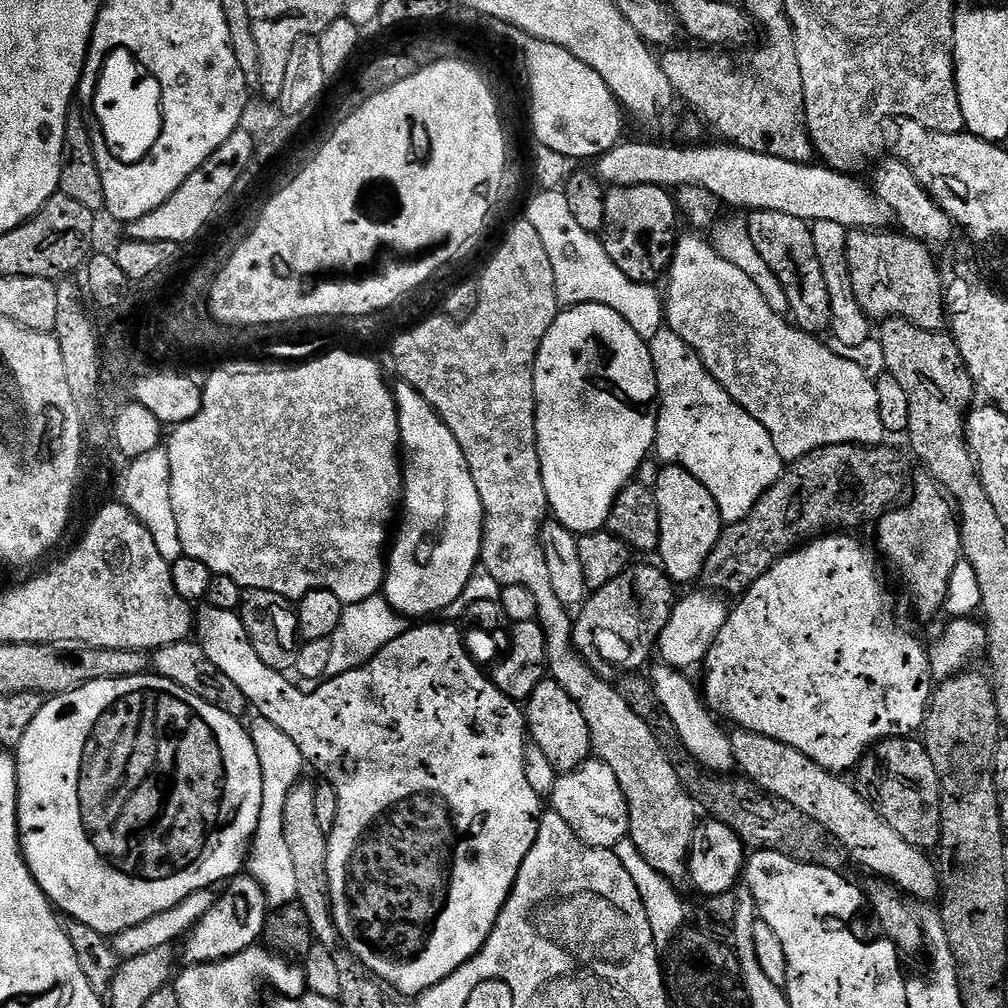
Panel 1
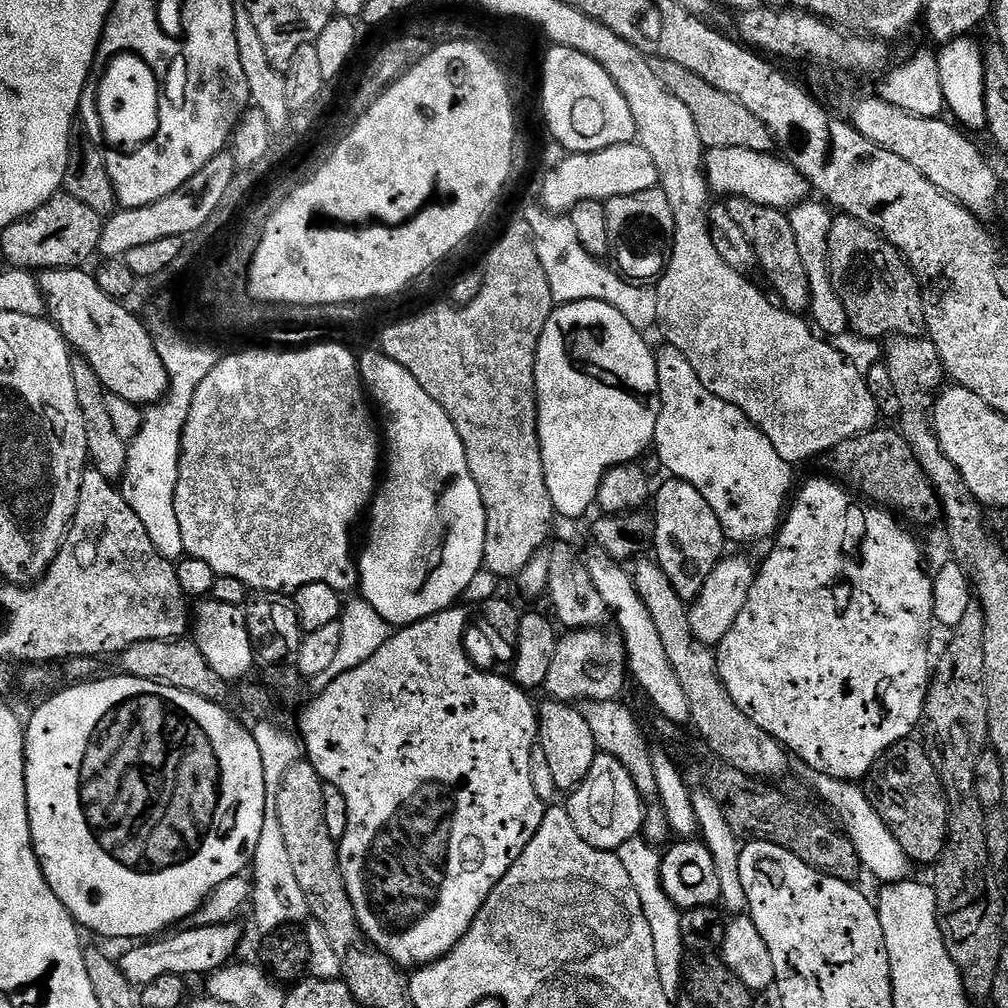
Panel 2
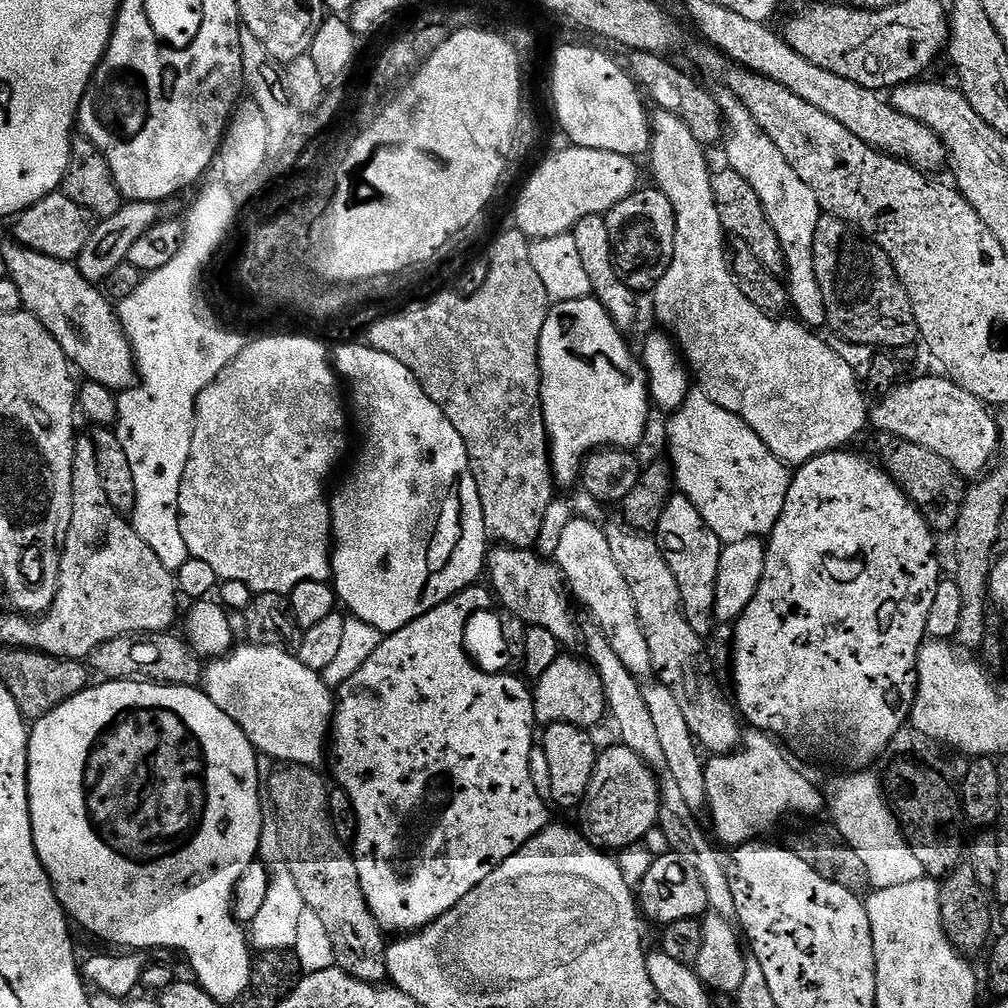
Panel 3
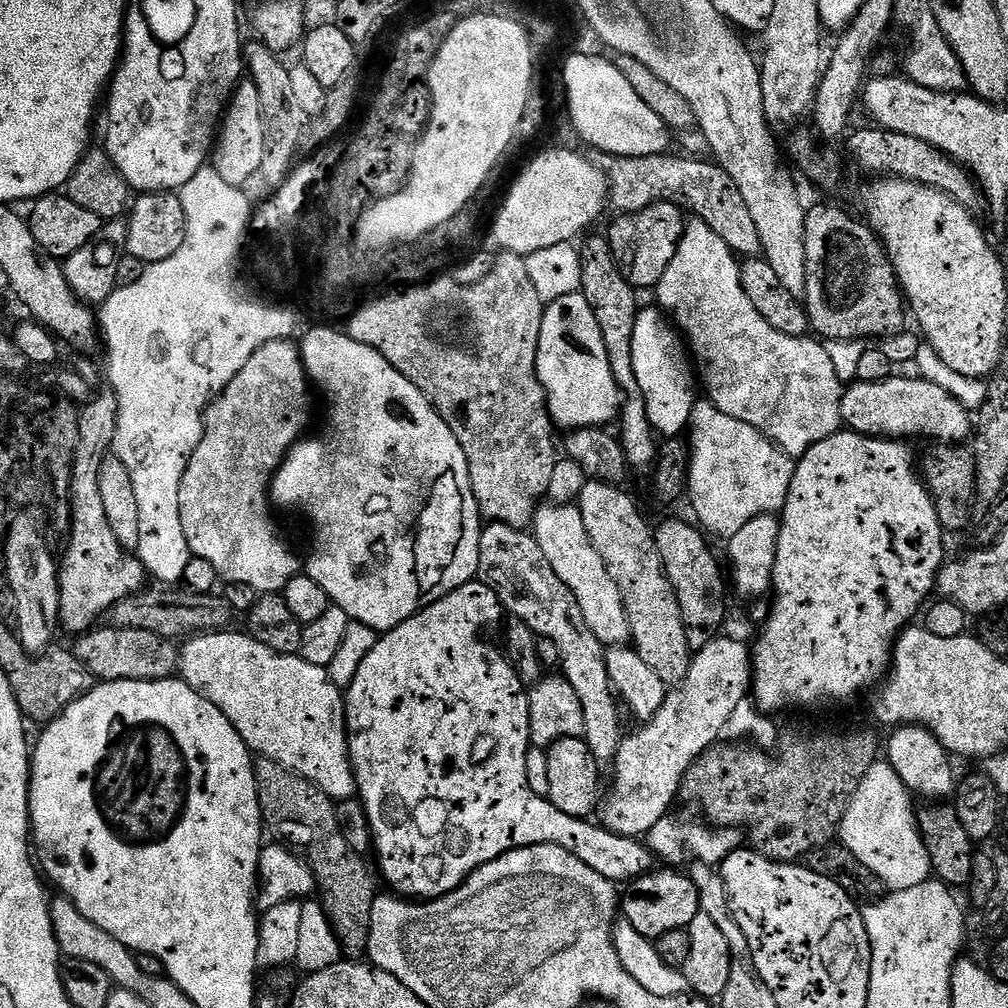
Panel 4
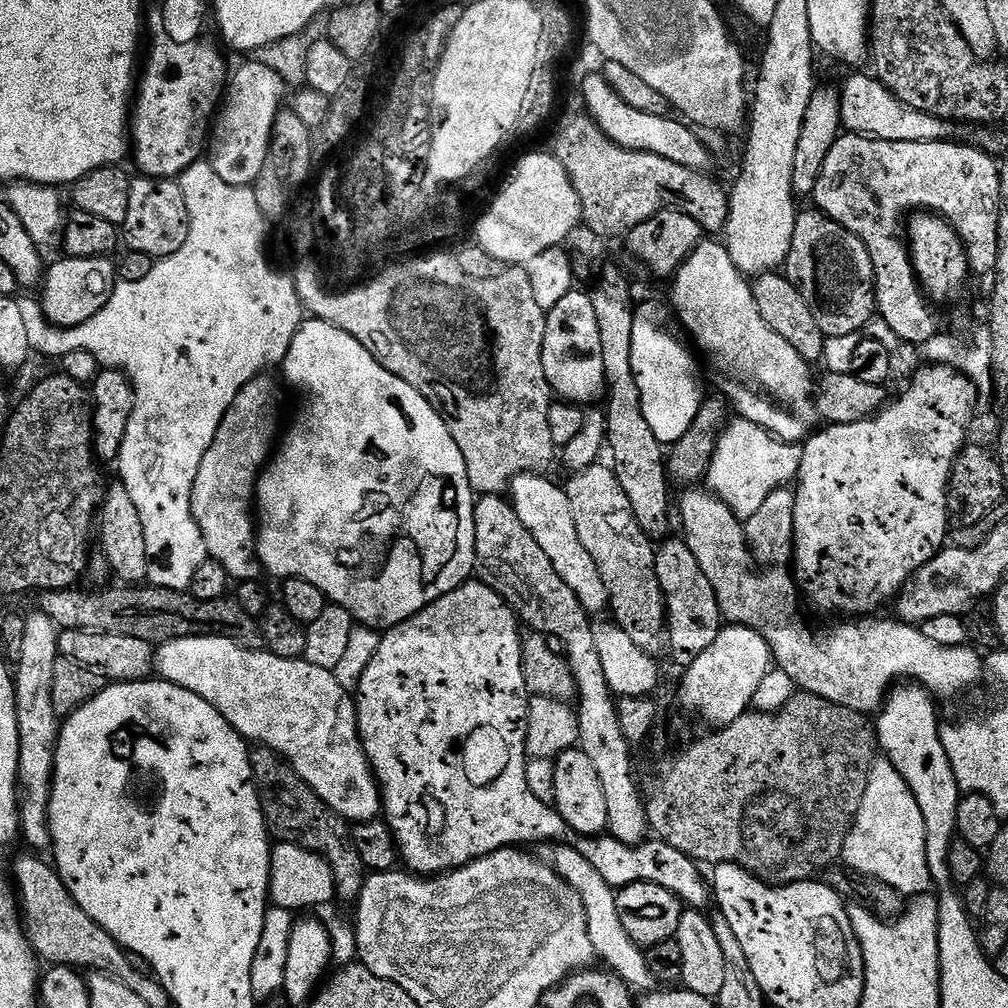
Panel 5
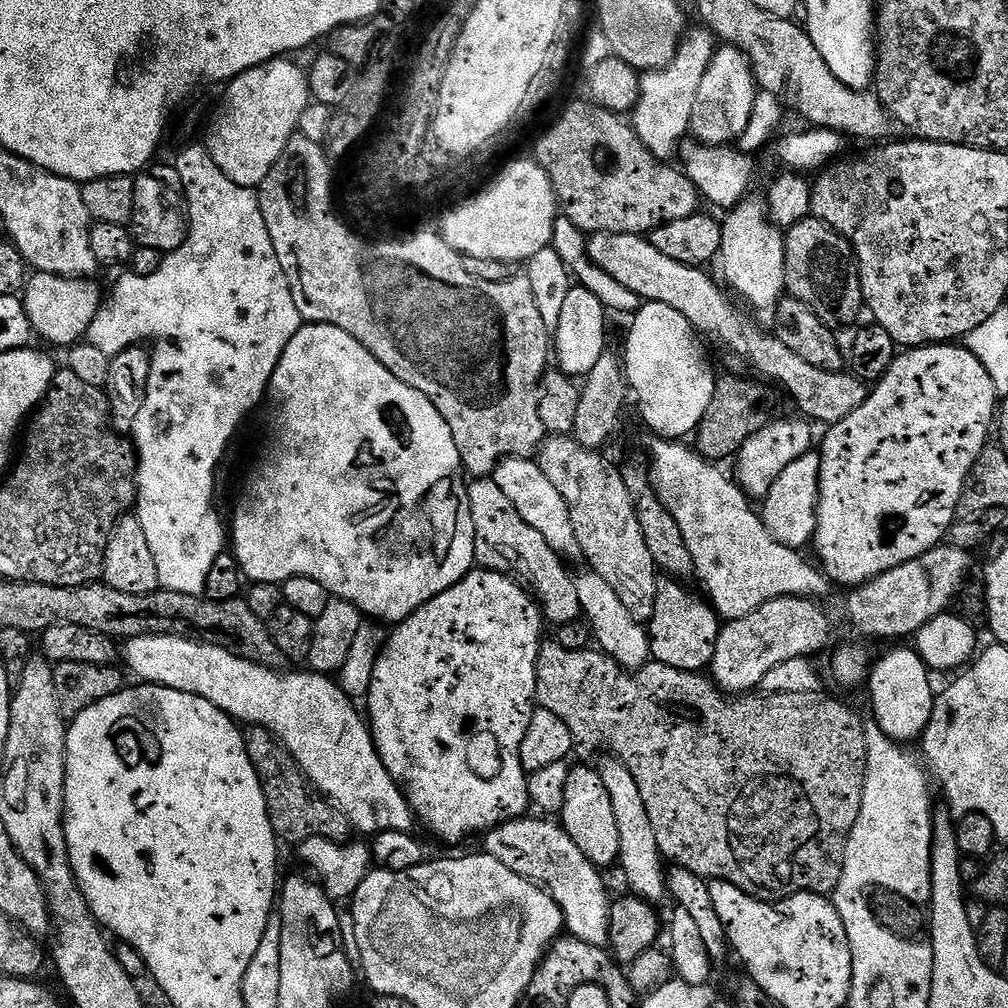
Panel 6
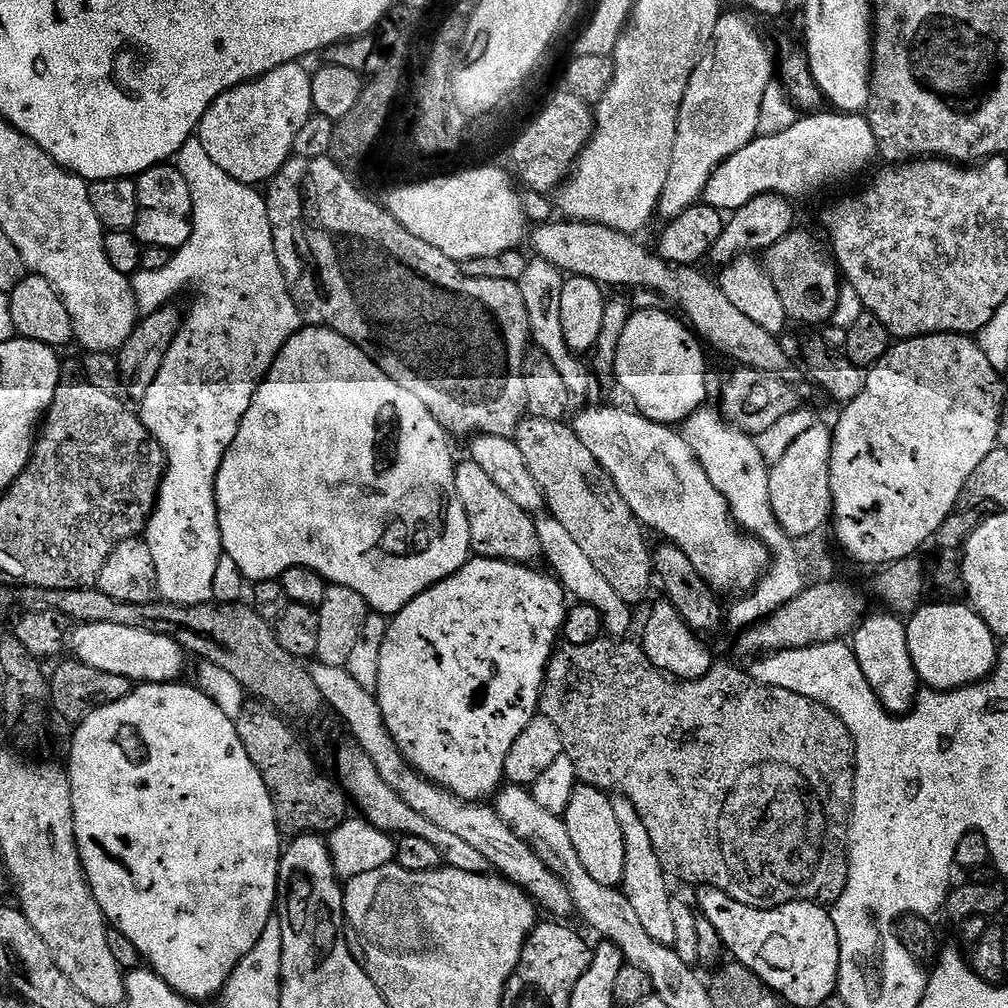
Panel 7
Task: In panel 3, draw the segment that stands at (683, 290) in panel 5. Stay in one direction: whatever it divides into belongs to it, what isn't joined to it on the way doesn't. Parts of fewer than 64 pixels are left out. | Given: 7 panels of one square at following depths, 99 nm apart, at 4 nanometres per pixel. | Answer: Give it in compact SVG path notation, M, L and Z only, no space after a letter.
M656 110L651 113L650 123L652 125L652 147L650 149L652 176L656 179L653 181L655 187L659 188L662 194L666 194L666 198L670 198L670 206L674 206L674 214L676 215L674 258L657 279L661 280L657 282L656 289L652 292L652 304L656 307L657 318L665 324L663 327L667 329L673 341L678 345L695 383L696 380L700 383L697 384L699 391L708 395L710 402L714 402L718 406L730 410L736 416L742 417L752 427L754 434L758 434L758 438L762 438L762 442L766 442L766 446L770 446L772 453L789 466L799 466L807 460L813 460L815 456L822 455L824 452L835 452L851 445L848 443L863 430L864 424L866 428L870 420L870 404L869 401L864 401L866 392L862 387L861 377L859 380L856 377L855 370L848 365L847 358L839 356L813 329L808 328L795 318L784 320L788 318L769 316L767 312L758 310L758 306L754 306L754 302L750 302L750 298L746 298L746 294L742 294L742 290L736 284L736 279L732 277L732 266L729 253L726 251L726 240L724 244L726 233L722 226L722 218L718 218L718 206L714 202L714 192L712 190L714 172L713 169L708 169L708 160L704 157L705 145L700 144L698 138L694 138L694 134L690 132L690 126L686 126L686 122L682 122L680 116Z

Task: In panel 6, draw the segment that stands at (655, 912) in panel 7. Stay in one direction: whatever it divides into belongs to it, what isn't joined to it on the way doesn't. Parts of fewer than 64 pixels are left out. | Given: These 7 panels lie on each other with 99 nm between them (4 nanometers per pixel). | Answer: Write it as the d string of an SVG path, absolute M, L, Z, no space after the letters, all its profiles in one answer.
M607 758L598 764L598 771L602 778L606 791L610 793L610 803L614 805L614 819L618 825L618 846L620 847L620 859L618 868L624 871L624 876L628 879L631 895L640 897L641 900L657 902L663 896L669 895L668 882L666 879L666 864L658 850L658 838L654 835L654 826L650 823L650 814L646 814L646 802L642 802L642 793L638 791L638 782L634 782L634 774L626 770L626 766L621 760Z

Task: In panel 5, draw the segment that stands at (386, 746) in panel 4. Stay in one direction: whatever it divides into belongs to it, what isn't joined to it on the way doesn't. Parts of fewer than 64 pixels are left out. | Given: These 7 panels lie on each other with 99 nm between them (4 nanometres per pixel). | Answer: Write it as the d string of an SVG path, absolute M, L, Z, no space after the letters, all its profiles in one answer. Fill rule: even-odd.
M465 582L459 584L450 594L435 600L430 606L426 606L418 614L411 616L406 622L402 622L394 629L385 631L380 638L378 654L370 661L370 666L366 666L366 674L362 674L362 682L354 693L356 702L356 721L360 731L360 741L364 744L364 753L368 756L368 761L372 763L372 773L376 775L376 782L380 786L380 798L382 801L382 816L387 820L390 830L394 834L397 845L400 850L400 860L403 861L413 873L416 874L443 874L453 868L460 868L463 864L470 863L471 860L481 860L483 856L489 856L499 848L510 848L513 846L528 846L524 844L536 844L539 840L552 840L551 842L560 842L565 839L564 835L569 835L570 829L564 823L564 819L556 813L555 807L551 804L543 804L538 798L534 798L530 785L526 782L526 730L528 729L528 702L530 693L526 686L526 678L522 674L522 646L520 645L520 633L522 631L521 621L518 619L512 607L507 604L502 597L490 586L479 582ZM607 834L599 836L582 836L575 841L574 846L613 890L619 890L637 884L638 882L650 882L658 886L666 886L670 894L674 894L680 903L692 910L707 909L710 904L710 884L700 871L701 865L692 860L682 850L674 850L665 840L648 838L643 842L630 845L623 844Z

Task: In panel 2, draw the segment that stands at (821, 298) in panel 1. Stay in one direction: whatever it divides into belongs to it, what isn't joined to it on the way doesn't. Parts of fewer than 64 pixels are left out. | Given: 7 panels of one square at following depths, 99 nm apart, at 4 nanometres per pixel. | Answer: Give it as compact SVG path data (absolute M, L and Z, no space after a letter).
M737 196L727 201L728 209L734 222L746 230L746 238L750 238L750 246L754 246L756 263L759 271L764 271L766 279L772 283L774 291L780 295L779 303L788 312L804 314L812 303L810 280L806 274L806 266L802 266L802 256L798 254L798 242L794 228L788 221L789 213L778 208L767 208Z

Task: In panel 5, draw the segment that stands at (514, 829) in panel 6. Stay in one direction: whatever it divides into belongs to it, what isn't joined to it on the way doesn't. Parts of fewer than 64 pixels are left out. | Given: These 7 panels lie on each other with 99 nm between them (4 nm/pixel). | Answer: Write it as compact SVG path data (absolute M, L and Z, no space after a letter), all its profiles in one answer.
M564 842L557 843L553 847L556 849L546 856L546 860L570 887L580 893L586 910L586 926L590 934L590 942L594 942L597 957L601 961L604 959L608 963L605 965L617 976L621 976L628 987L637 993L647 994L653 991L657 987L657 983L650 974L650 966L646 966L645 949L632 941L622 926L622 918L618 918L616 892L608 885L606 878L602 878L602 874L598 874L598 870L594 870L594 866L590 866L590 862L586 862L586 858L582 858L582 854L578 854L575 846L568 845L567 848L566 845L567 843Z

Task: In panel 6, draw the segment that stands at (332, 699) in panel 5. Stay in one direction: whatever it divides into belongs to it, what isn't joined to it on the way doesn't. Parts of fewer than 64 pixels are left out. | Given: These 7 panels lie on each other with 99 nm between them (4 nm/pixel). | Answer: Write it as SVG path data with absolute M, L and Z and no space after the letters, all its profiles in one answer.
M134 636L125 644L128 645L122 648L122 660L124 656L128 663L127 671L132 671L137 681L201 696L241 725L259 726L272 733L296 759L296 765L308 777L308 783L321 796L335 803L337 810L355 831L356 828L367 834L386 830L413 831L412 807L395 778L386 770L361 709L360 712L356 709L359 707L340 689L331 675L311 670L276 672L280 670L236 656L229 648L205 644L197 639L188 640L184 636Z

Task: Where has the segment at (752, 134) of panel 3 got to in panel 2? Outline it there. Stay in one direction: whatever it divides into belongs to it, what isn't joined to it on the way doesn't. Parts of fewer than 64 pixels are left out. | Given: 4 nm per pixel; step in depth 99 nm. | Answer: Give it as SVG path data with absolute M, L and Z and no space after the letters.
M809 198L791 209L788 217L790 226L794 228L798 242L798 254L802 256L802 266L806 266L806 274L810 280L810 290L812 291L810 320L828 338L840 336L843 332L849 331L846 308L842 306L842 302L834 290L828 269L828 235L830 234L833 215L833 209L827 203L816 198Z

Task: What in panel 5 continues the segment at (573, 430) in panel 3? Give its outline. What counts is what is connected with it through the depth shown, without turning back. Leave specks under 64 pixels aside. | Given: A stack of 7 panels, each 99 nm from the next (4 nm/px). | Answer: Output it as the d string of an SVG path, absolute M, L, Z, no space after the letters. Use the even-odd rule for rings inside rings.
M574 290L570 294L566 294L566 298L562 298L562 302L558 302L553 308L547 309L546 312L548 321L546 322L546 338L542 342L542 370L546 370L546 378L548 379L548 385L552 388L553 393L561 401L567 402L572 406L588 406L591 400L596 400L605 395L606 385L604 382L604 367L602 366L602 341L598 338L598 318L594 314L594 302L591 295L587 291L580 292L580 290ZM667 303L644 304L636 308L632 343L634 378L638 382L638 394L642 394L642 414L663 446L676 444L678 438L690 430L690 422L694 422L706 399L705 393L700 393L701 365L683 339L685 337L678 331L677 321Z

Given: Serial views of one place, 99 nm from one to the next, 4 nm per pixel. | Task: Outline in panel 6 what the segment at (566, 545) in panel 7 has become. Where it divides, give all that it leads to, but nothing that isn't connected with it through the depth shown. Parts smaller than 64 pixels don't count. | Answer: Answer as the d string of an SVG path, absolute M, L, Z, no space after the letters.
M591 570L584 572L575 577L575 590L578 594L581 615L588 625L595 645L599 651L607 653L612 660L628 671L644 667L651 659L647 629L626 610L626 606L619 601L618 594L615 594L614 590L603 581L601 575Z

